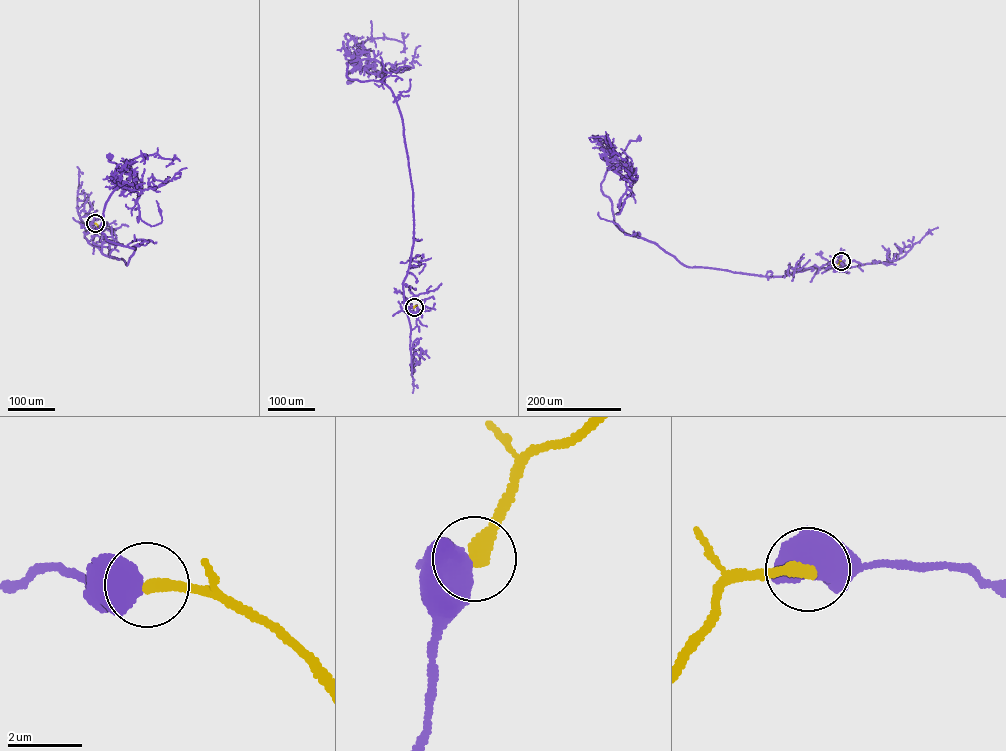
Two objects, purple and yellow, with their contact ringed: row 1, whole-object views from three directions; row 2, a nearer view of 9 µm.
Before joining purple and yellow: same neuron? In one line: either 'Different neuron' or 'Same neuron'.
Different neuron

